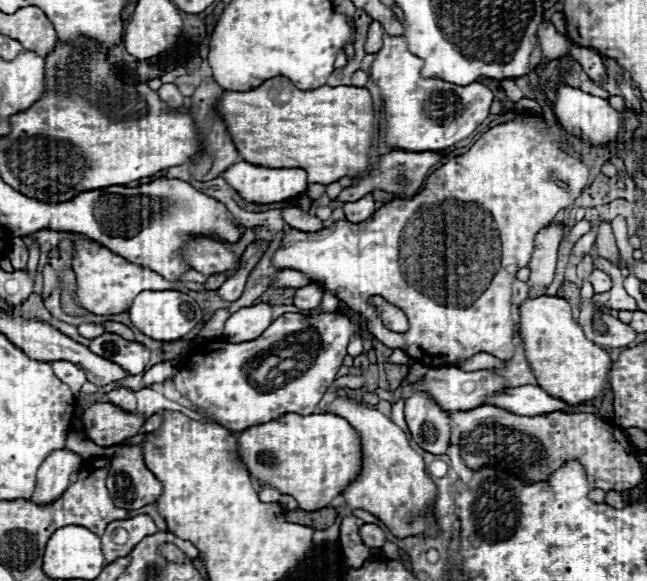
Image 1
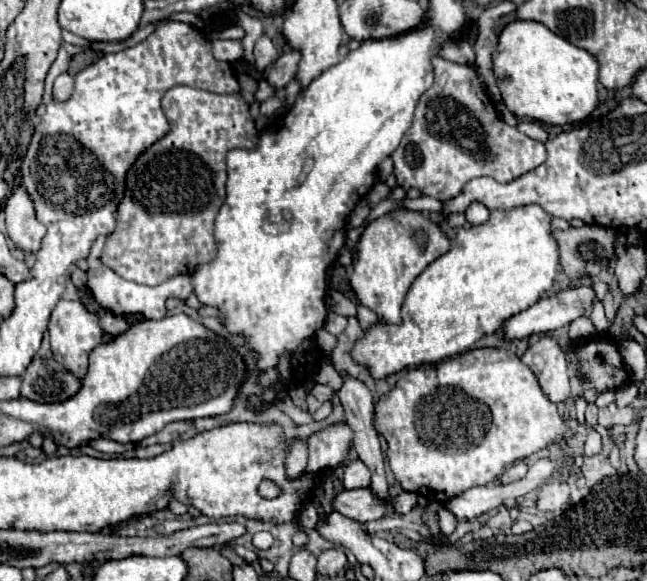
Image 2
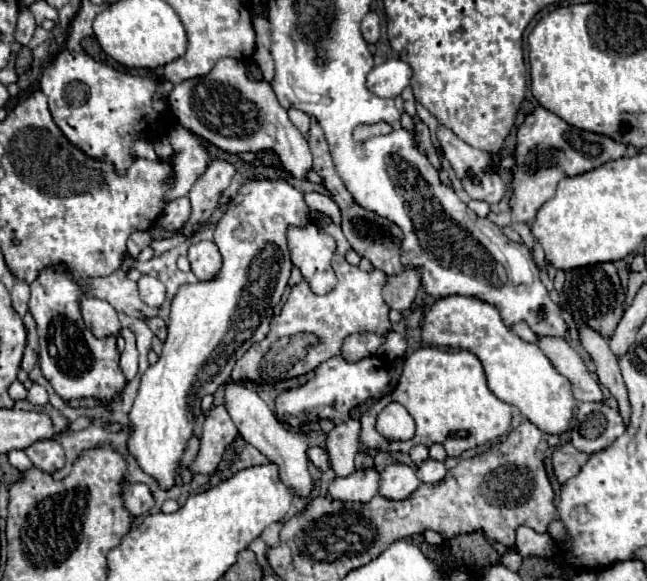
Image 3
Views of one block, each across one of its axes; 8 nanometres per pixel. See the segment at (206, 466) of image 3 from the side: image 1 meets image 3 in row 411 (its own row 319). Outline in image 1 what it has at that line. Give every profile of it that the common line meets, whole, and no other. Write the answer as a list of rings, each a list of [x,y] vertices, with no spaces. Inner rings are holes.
[[[216,310],[214,316],[204,324],[204,328],[200,330],[200,334],[206,336],[206,338],[218,338],[218,336],[222,336],[224,322],[228,320],[228,316],[230,316],[228,310]]]

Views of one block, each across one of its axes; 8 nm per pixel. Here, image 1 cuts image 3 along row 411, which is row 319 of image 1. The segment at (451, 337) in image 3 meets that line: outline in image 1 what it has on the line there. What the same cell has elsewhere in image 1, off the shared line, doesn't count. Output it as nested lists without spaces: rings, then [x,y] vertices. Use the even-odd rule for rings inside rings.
[[[526,298],[520,304],[520,322],[516,326],[524,342],[526,362],[534,370],[538,386],[542,386],[548,394],[568,404],[582,404],[602,394],[604,386],[608,384],[612,360],[600,346],[584,336],[582,328],[574,322],[570,304],[564,298]]]

